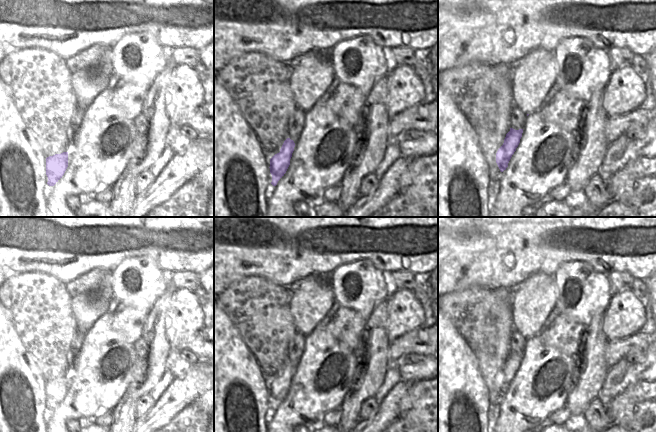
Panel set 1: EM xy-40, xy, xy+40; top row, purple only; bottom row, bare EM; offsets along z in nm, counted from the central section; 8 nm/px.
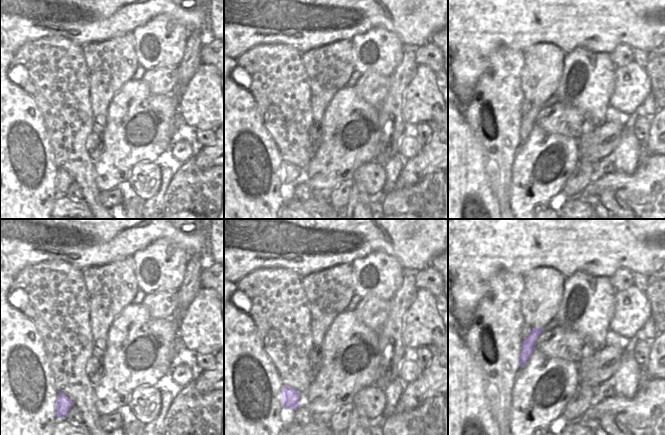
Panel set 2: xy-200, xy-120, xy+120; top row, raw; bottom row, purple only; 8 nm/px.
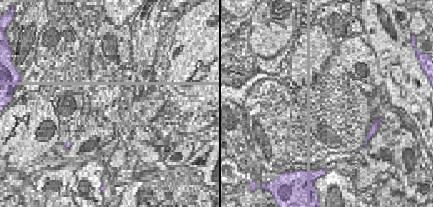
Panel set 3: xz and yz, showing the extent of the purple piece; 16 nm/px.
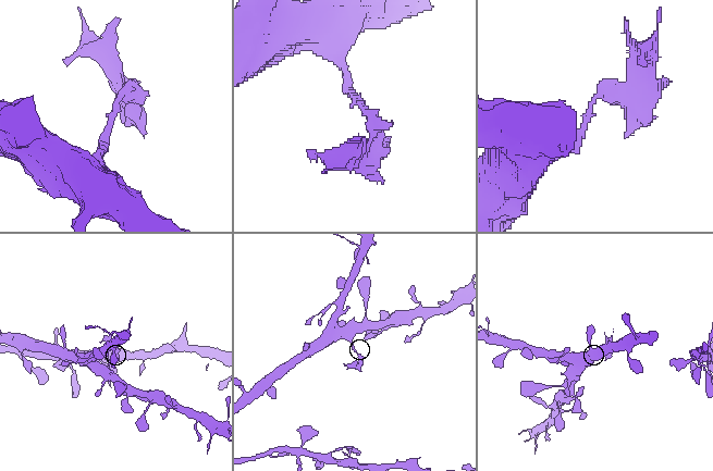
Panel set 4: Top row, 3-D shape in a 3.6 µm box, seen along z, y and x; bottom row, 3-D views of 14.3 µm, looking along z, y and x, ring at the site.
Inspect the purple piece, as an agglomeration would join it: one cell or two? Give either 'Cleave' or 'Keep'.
Cleave

